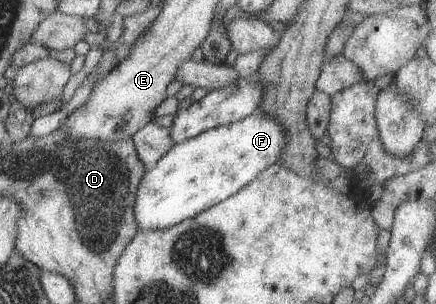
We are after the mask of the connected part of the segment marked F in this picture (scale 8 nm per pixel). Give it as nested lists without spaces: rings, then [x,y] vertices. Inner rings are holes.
[[[257,110],[251,116],[229,126],[215,127],[185,142],[174,143],[153,167],[145,171],[140,180],[134,204],[134,217],[138,228],[144,231],[169,228],[185,219],[192,219],[200,212],[237,194],[260,172],[278,162],[285,141],[286,134],[278,120]]]

